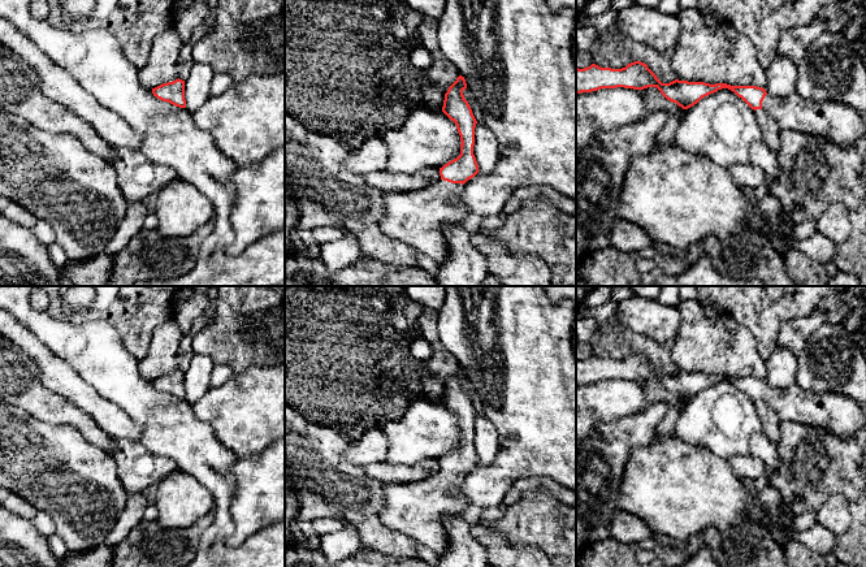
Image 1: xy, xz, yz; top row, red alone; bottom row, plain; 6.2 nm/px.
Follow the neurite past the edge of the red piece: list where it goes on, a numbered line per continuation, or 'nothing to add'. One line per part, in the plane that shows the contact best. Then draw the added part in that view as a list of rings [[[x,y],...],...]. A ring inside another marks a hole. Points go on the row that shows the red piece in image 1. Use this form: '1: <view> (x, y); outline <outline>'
1: xz (416, 217); outline [[[440,179],[437,183],[425,189],[406,192],[384,192],[386,213],[380,220],[381,230],[387,237],[404,242],[419,254],[433,259],[437,264],[443,263],[449,255],[443,226],[447,222],[462,225],[468,217],[468,211],[460,202],[462,190],[462,183]]]

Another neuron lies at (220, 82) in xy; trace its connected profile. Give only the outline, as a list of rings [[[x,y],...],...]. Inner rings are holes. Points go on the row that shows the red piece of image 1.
[[[215,73],[211,82],[211,95],[220,95],[234,83],[229,74]]]

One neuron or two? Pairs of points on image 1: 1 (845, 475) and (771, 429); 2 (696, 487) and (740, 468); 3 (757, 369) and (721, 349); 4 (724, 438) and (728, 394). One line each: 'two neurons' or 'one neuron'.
1: two neurons
2: two neurons
3: one neuron
4: one neuron

